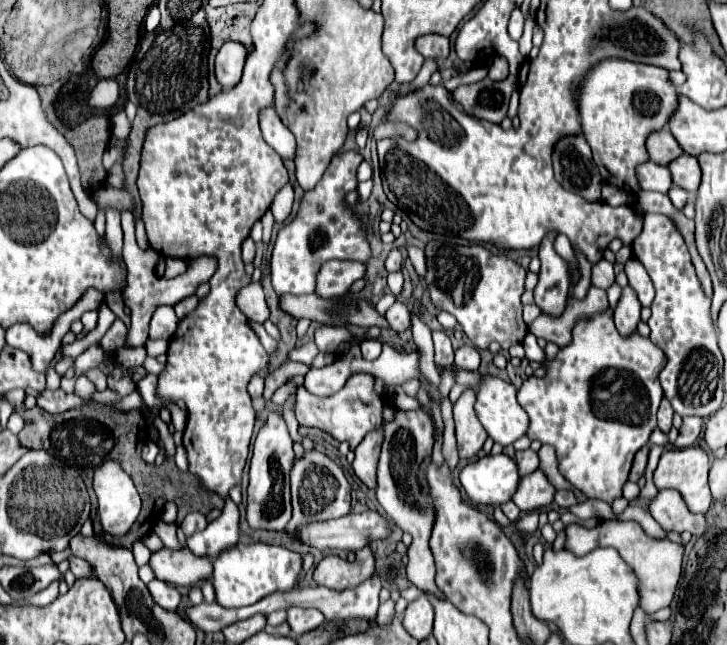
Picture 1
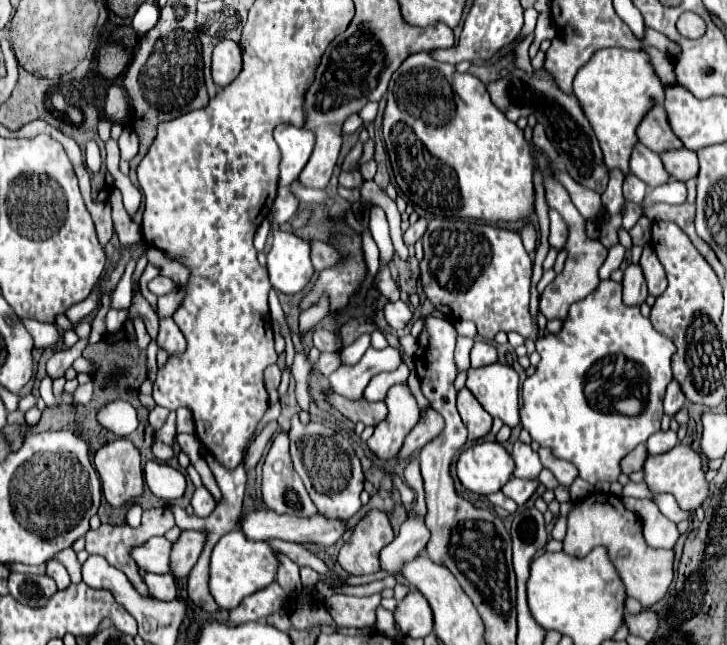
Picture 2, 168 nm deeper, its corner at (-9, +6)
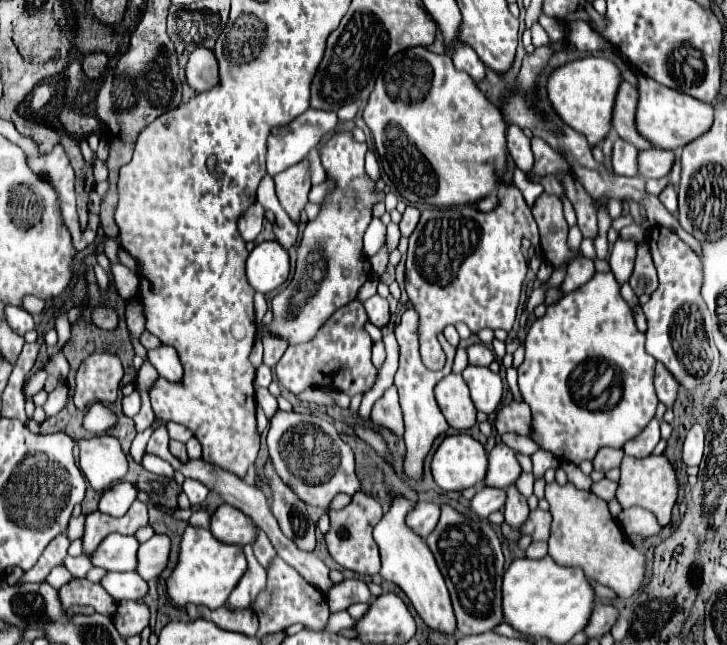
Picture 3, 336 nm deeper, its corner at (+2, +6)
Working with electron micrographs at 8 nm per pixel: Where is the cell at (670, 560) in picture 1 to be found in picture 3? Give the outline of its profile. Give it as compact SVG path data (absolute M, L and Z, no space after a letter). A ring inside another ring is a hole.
M551 483L545 487L545 499L551 505L553 525L549 537L549 555L567 567L581 567L589 579L611 587L619 597L629 599L645 585L645 553L633 547L613 515L607 501L599 499L591 491L581 491L575 485Z

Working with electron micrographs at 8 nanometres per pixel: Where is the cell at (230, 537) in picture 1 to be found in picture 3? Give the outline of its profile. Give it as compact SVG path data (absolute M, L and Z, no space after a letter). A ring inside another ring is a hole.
M153 535L147 543L141 543L137 551L137 559L139 559L137 573L145 581L157 579L167 567L169 551L171 551L171 539L167 535Z

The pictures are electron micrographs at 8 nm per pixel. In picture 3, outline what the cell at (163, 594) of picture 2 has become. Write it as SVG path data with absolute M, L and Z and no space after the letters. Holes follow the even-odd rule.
M107 573L101 581L105 591L115 599L131 599L131 601L143 601L149 593L147 581L143 577L137 577L137 573Z

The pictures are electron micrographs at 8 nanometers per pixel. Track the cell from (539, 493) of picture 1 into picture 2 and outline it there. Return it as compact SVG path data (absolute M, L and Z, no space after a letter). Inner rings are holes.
M510 479L510 481L502 487L502 491L504 491L504 495L506 495L506 497L514 499L514 501L522 507L522 505L532 497L532 493L536 491L536 487L538 487L538 481Z

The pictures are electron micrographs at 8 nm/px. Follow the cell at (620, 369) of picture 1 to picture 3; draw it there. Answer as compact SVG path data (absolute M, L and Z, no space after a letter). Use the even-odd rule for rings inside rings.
M595 273L581 289L549 305L545 317L537 319L525 337L525 361L517 371L521 397L531 407L533 415L529 437L559 461L575 465L593 461L601 447L623 447L629 439L637 437L655 415L659 403L653 389L655 363L657 361L645 351L645 333L635 327L633 311L621 297L613 273ZM615 383L621 385L621 399L609 409L607 399Z

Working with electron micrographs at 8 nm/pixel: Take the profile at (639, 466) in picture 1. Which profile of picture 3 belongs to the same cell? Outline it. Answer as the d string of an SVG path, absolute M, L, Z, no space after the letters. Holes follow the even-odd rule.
M605 447L605 449L601 449L601 451L597 453L597 457L593 459L593 467L595 467L595 471L603 471L603 473L607 473L607 471L619 467L621 461L623 461L623 457L625 457L623 449Z

